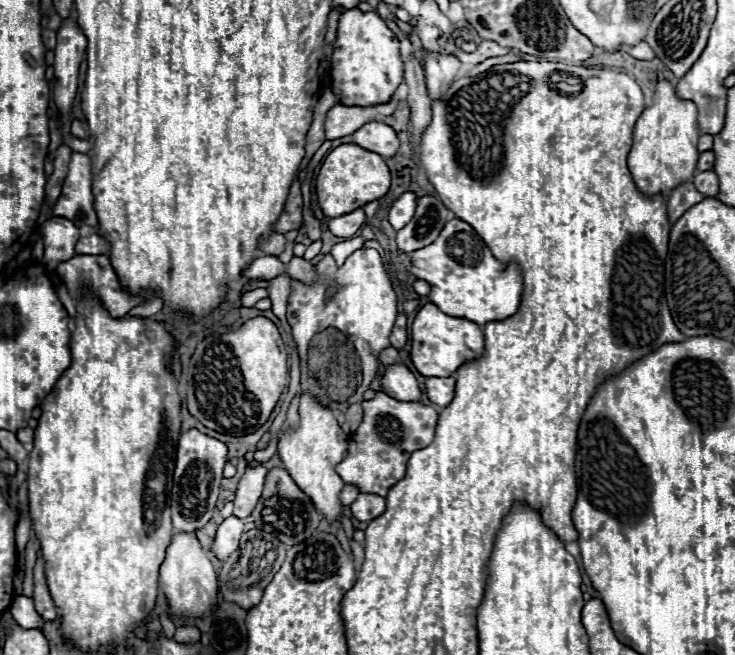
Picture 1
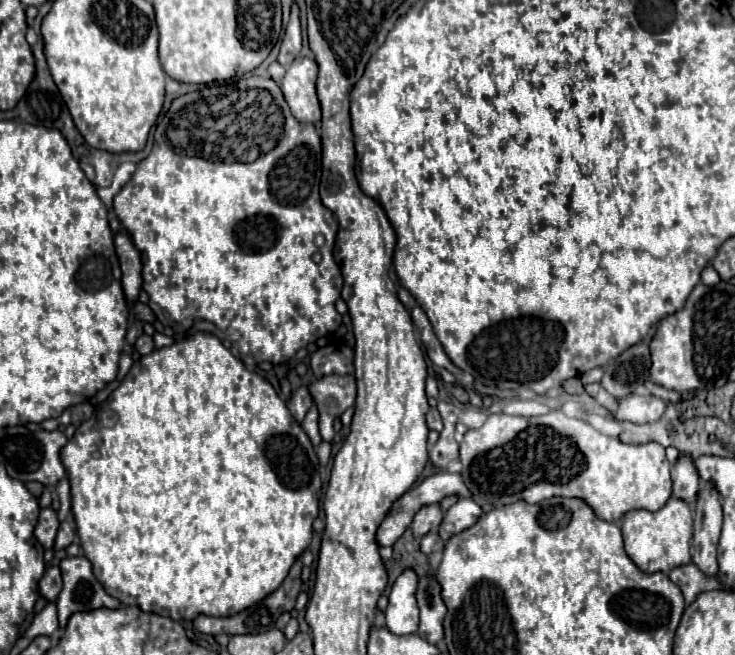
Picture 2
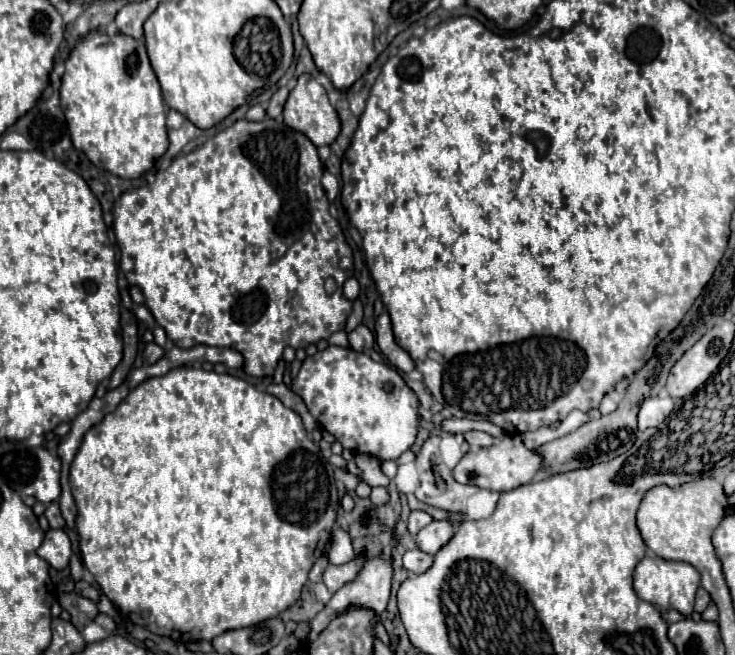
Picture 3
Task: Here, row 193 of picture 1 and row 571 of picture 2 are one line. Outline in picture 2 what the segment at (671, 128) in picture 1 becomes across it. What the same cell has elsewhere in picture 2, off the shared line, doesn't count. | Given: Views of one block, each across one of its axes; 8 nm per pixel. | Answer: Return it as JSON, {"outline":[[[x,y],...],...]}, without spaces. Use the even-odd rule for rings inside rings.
{"outline":[[[670,498],[670,502],[658,510],[634,510],[622,518],[622,536],[624,536],[624,548],[630,560],[646,574],[664,572],[678,566],[686,566],[692,562],[690,558],[690,542],[692,542],[692,510],[686,502],[678,498]]]}

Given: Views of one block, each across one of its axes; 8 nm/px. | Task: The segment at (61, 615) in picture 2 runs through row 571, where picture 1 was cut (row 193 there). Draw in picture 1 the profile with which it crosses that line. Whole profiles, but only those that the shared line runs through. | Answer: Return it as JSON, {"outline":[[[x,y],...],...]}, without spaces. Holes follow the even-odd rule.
{"outline":[[[72,152],[62,194],[54,206],[54,216],[70,218],[76,226],[98,226],[92,202],[92,162],[86,154]]]}

